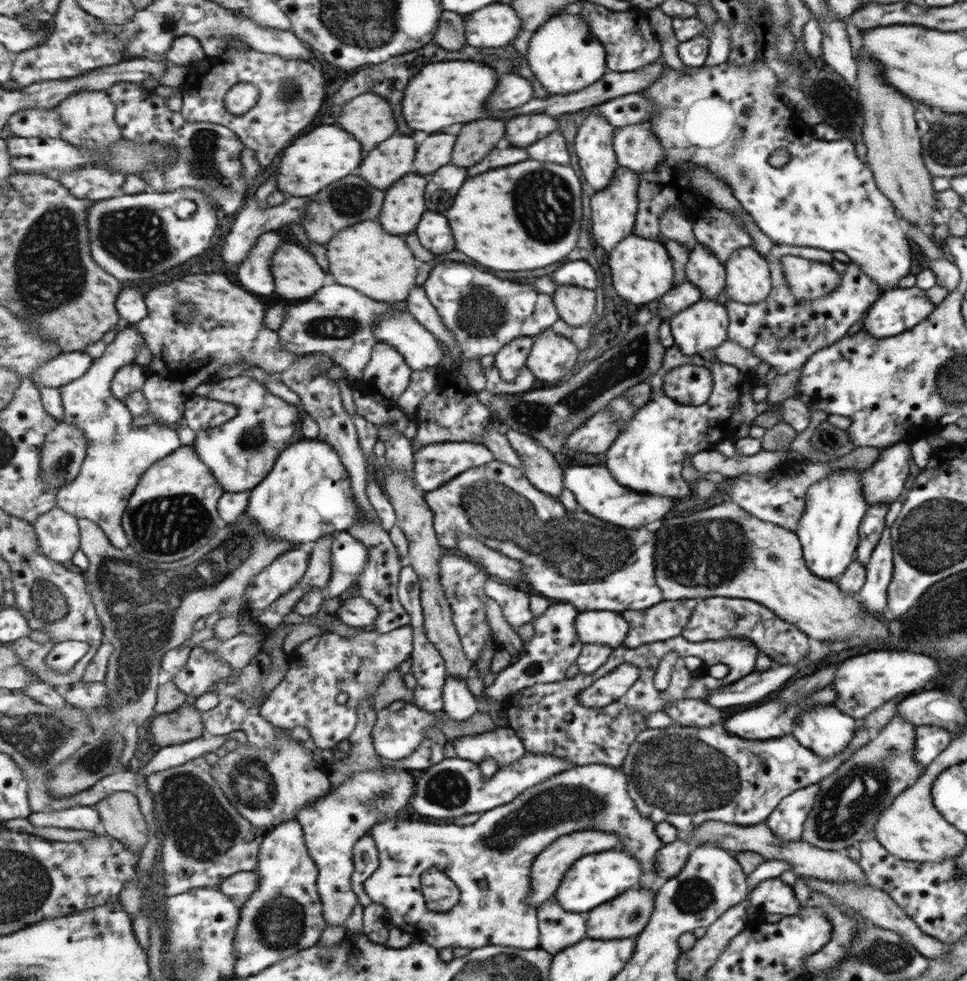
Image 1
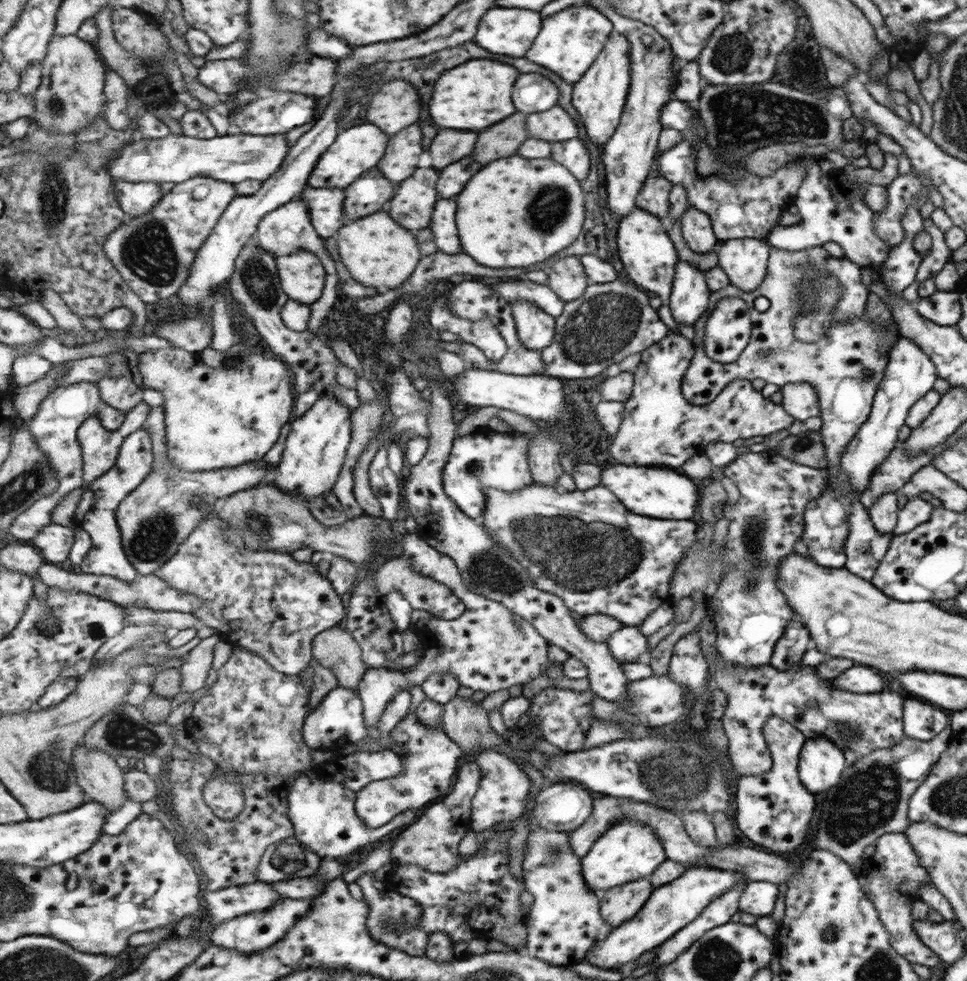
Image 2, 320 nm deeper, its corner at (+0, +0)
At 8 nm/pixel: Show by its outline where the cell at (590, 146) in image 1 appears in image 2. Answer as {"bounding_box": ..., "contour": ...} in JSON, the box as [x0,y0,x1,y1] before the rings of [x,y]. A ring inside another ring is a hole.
{"bounding_box":[569,33,630,145],"contour":[[[619,33],[613,34],[611,40],[606,41],[607,48],[602,48],[603,56],[595,60],[595,68],[591,68],[591,72],[587,72],[583,80],[573,83],[569,92],[571,109],[580,116],[587,136],[596,145],[606,143],[614,134],[621,122],[630,88],[630,41]]]}

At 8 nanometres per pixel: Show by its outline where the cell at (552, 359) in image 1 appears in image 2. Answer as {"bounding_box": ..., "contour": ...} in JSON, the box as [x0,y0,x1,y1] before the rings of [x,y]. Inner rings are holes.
{"bounding_box":[512,299,554,352],"contour":[[[519,299],[512,304],[512,313],[523,346],[541,352],[554,342],[554,318],[548,316],[534,302]]]}

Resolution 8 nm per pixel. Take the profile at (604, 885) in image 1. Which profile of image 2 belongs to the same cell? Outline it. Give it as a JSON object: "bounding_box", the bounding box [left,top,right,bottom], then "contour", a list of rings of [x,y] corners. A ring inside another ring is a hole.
{"bounding_box":[581,822,666,892],"contour":[[[626,822],[615,824],[595,840],[587,854],[581,857],[581,872],[582,877],[587,880],[586,883],[595,892],[595,890],[607,890],[611,886],[621,886],[625,882],[646,879],[666,860],[665,849],[655,836],[653,828],[641,822]]]}

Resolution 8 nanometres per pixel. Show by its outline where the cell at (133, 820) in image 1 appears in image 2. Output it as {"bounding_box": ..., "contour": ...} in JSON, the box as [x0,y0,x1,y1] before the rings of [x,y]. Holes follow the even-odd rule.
{"bounding_box":[74,744,127,812],"contour":[[[79,744],[74,752],[74,769],[89,800],[103,804],[111,812],[117,812],[127,804],[125,769],[108,752]]]}

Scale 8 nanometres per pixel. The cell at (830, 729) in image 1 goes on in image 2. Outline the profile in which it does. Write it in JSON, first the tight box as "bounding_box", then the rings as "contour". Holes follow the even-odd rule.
{"bounding_box":[799,736,845,797],"contour":[[[822,736],[807,738],[802,747],[803,764],[799,764],[799,776],[803,776],[807,792],[820,797],[838,783],[845,770],[843,750]]]}

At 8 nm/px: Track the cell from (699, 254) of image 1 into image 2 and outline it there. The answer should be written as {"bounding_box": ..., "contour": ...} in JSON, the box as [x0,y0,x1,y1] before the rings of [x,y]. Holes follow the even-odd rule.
{"bounding_box":[679,206,720,254],"contour":[[[688,206],[681,213],[679,222],[681,236],[693,252],[705,254],[710,250],[716,250],[720,242],[714,235],[713,225],[707,213]]]}

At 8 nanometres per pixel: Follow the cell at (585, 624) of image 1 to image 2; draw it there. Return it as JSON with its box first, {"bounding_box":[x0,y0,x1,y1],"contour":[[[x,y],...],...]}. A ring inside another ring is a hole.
{"bounding_box":[604,625,647,663],"contour":[[[623,625],[608,636],[604,642],[611,656],[619,663],[631,663],[643,660],[647,650],[646,636],[632,626]]]}

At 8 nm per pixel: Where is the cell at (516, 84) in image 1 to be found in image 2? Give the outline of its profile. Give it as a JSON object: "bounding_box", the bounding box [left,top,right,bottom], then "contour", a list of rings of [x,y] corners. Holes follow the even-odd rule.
{"bounding_box":[515,74,558,114],"contour":[[[523,74],[515,84],[515,106],[521,112],[533,114],[555,106],[558,90],[553,83],[539,74]]]}

